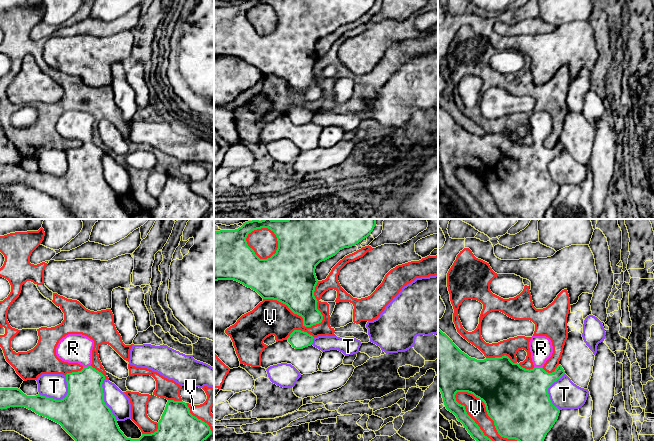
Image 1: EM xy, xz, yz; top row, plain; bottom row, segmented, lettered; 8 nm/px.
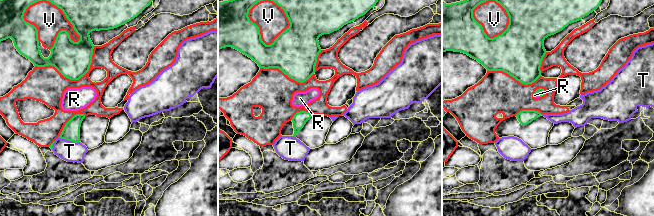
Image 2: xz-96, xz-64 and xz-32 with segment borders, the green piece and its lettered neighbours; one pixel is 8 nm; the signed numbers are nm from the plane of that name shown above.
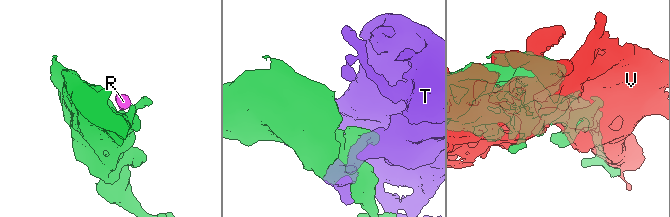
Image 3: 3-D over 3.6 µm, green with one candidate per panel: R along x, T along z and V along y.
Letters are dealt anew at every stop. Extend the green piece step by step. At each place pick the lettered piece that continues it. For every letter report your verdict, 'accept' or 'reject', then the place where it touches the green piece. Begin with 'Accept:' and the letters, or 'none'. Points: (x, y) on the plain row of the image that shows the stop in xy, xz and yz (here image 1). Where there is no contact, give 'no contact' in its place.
Accept: R
R: accept | yz (538, 143)
T: reject | xy (63, 174)
V: reject | yz (488, 191)

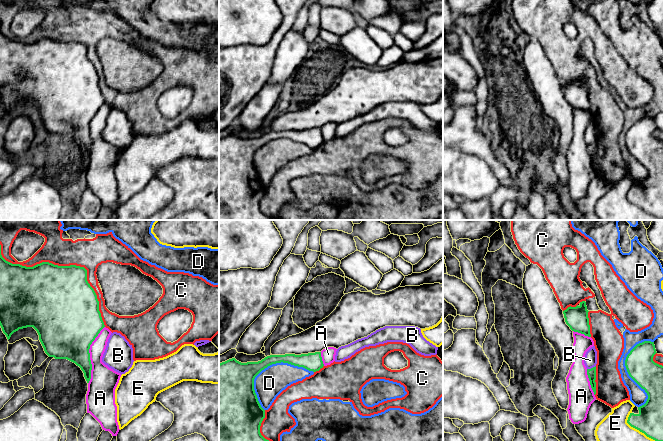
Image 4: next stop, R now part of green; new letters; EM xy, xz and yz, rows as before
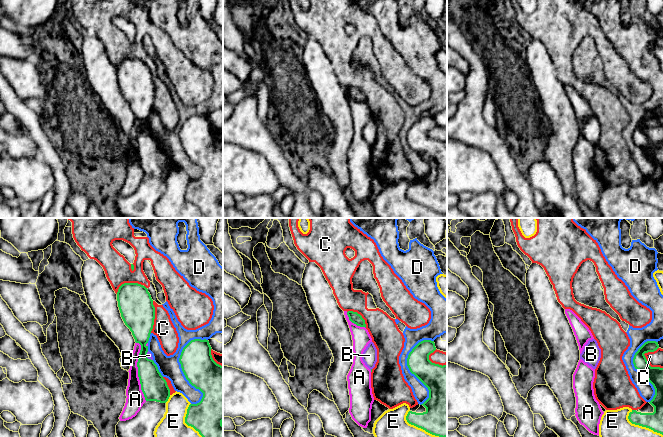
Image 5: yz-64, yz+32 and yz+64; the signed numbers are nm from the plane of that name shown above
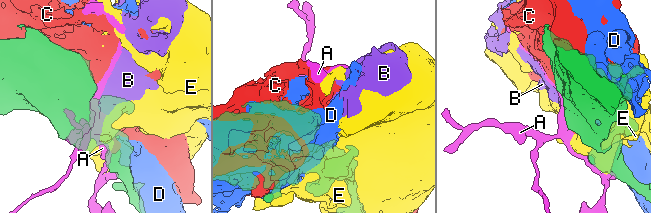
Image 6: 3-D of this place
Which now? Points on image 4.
Accept: none
A: reject | xy (89, 131)
B: reject | yz (591, 144)
C: reject | xy (66, 42)
D: reject | xz (269, 141)
E: reject | yz (640, 207)

